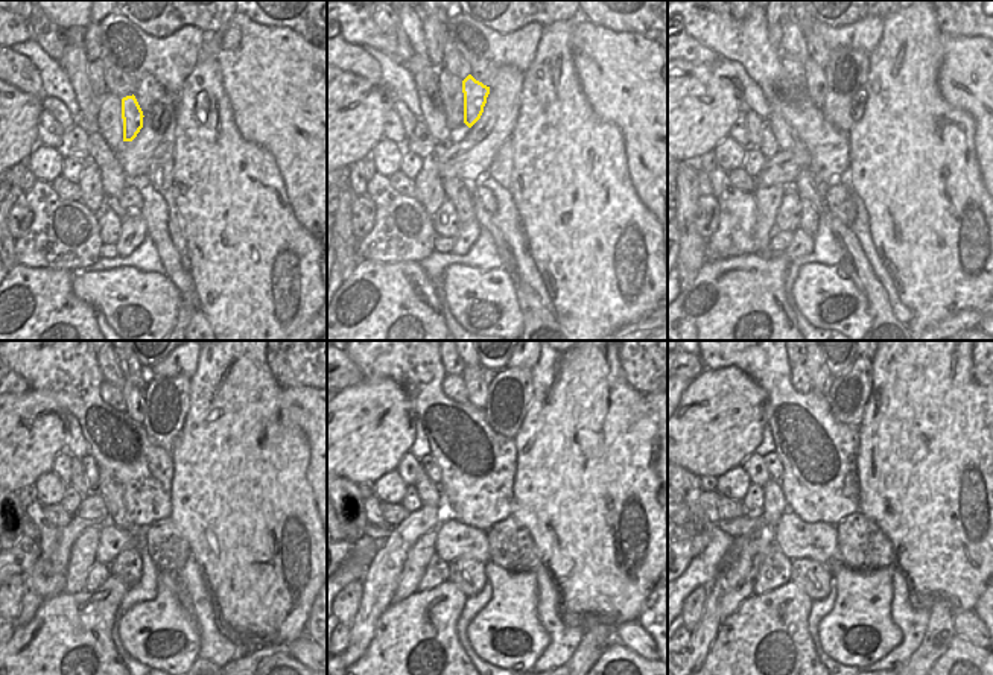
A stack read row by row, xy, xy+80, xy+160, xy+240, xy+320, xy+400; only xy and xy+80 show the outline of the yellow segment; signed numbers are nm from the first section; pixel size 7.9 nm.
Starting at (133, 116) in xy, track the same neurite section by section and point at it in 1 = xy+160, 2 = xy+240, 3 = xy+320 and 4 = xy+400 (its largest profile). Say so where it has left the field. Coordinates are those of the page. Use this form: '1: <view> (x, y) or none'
1: xy+160 (815, 78)
2: xy+240 (134, 397)
3: xy+320 (476, 379)
4: xy+400 (817, 371)

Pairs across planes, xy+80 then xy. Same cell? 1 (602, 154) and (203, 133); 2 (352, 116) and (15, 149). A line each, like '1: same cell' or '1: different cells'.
1: same cell
2: same cell

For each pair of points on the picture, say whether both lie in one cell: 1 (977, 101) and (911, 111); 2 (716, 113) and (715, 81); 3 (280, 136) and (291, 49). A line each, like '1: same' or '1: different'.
1: different
2: same
3: same

